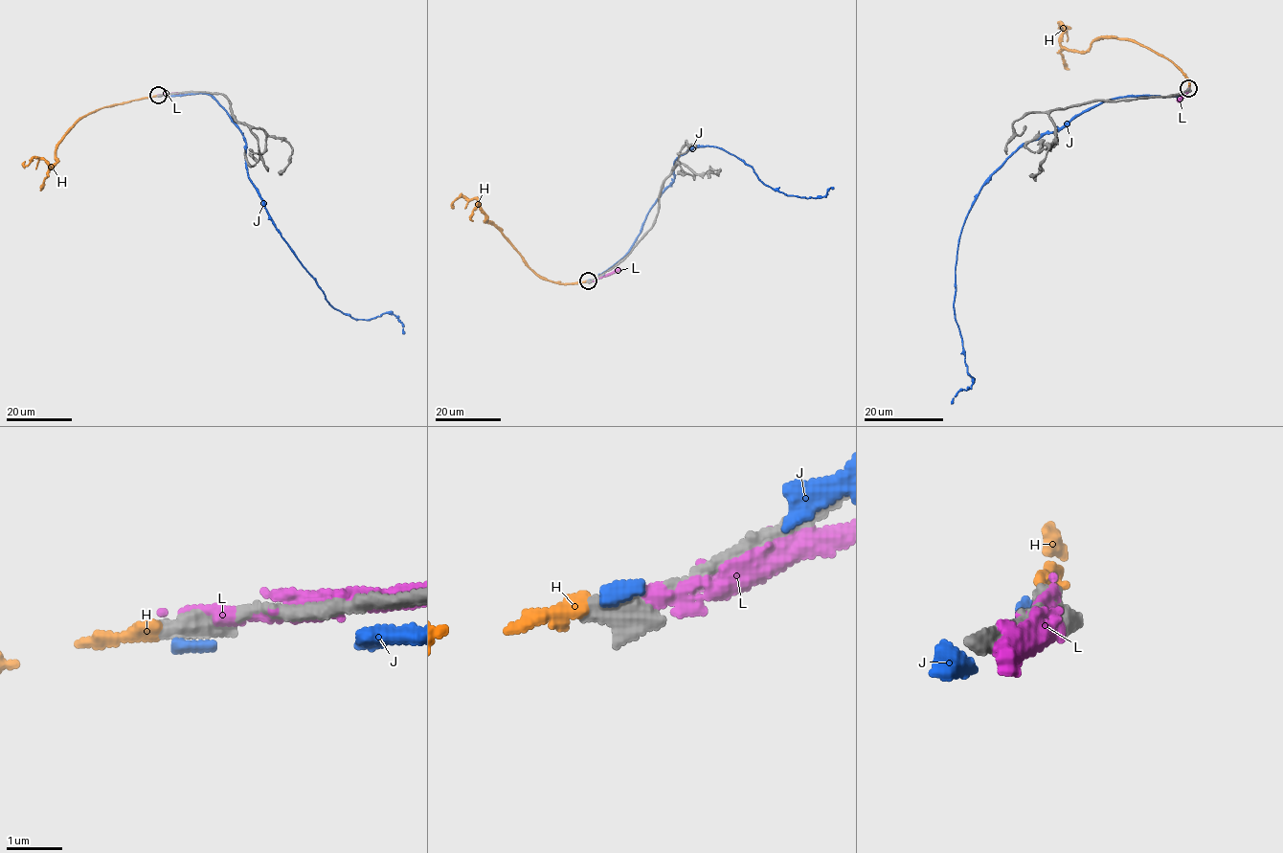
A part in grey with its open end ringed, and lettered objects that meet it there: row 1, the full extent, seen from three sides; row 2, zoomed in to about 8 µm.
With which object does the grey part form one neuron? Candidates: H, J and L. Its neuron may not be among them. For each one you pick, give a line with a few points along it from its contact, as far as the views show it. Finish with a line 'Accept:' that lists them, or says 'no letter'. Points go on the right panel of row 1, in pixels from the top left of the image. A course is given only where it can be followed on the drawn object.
Accept: no letter

